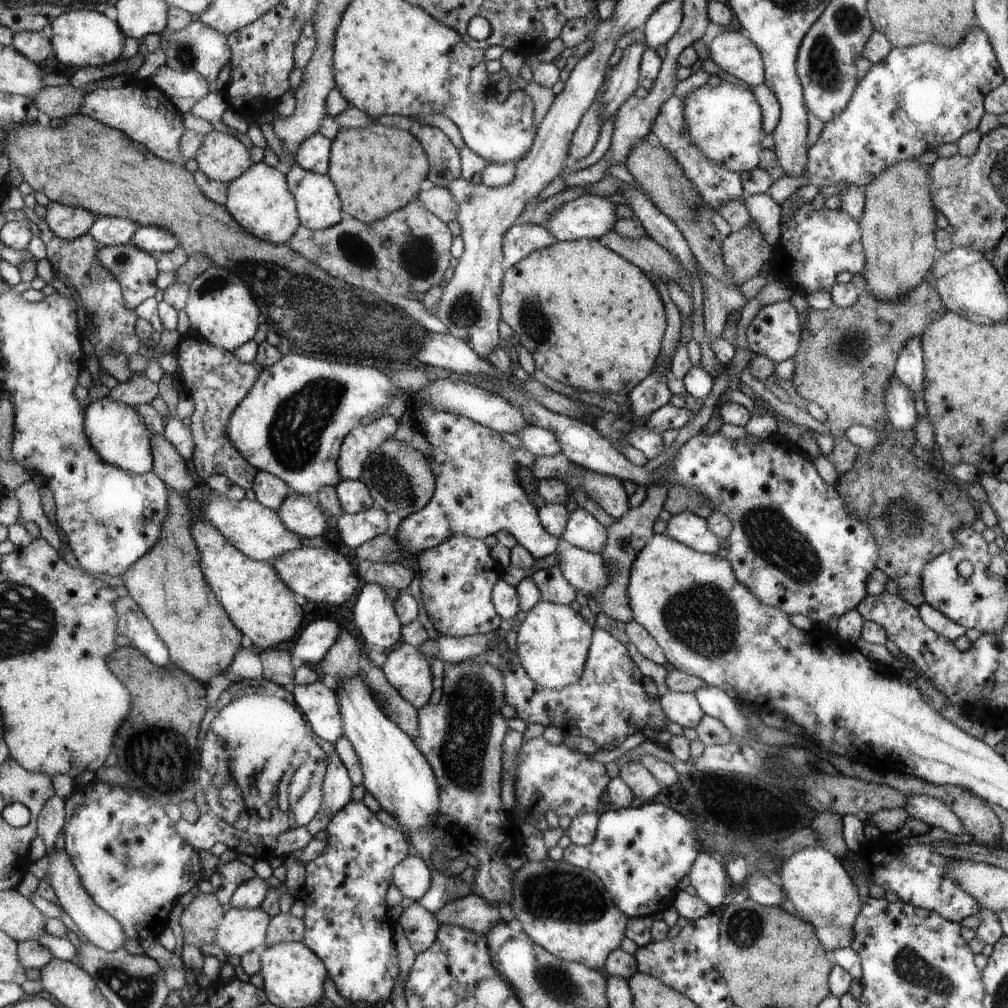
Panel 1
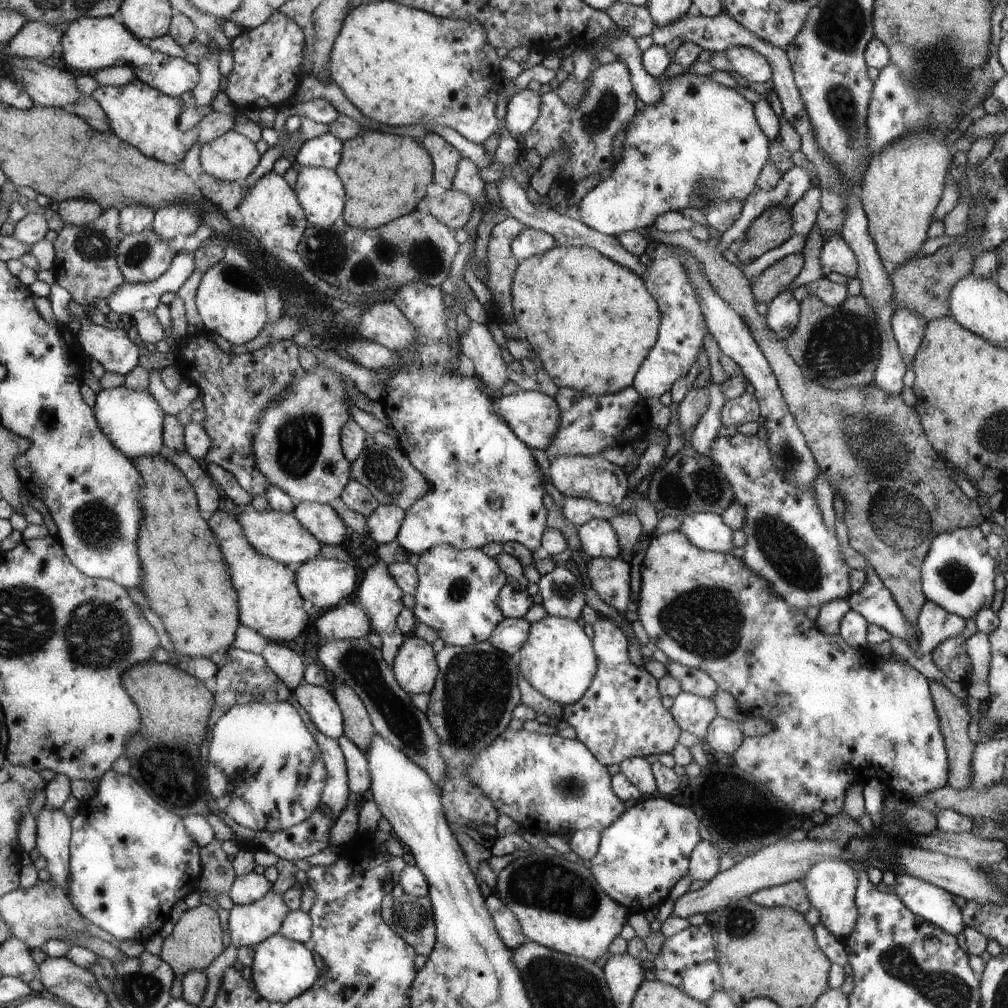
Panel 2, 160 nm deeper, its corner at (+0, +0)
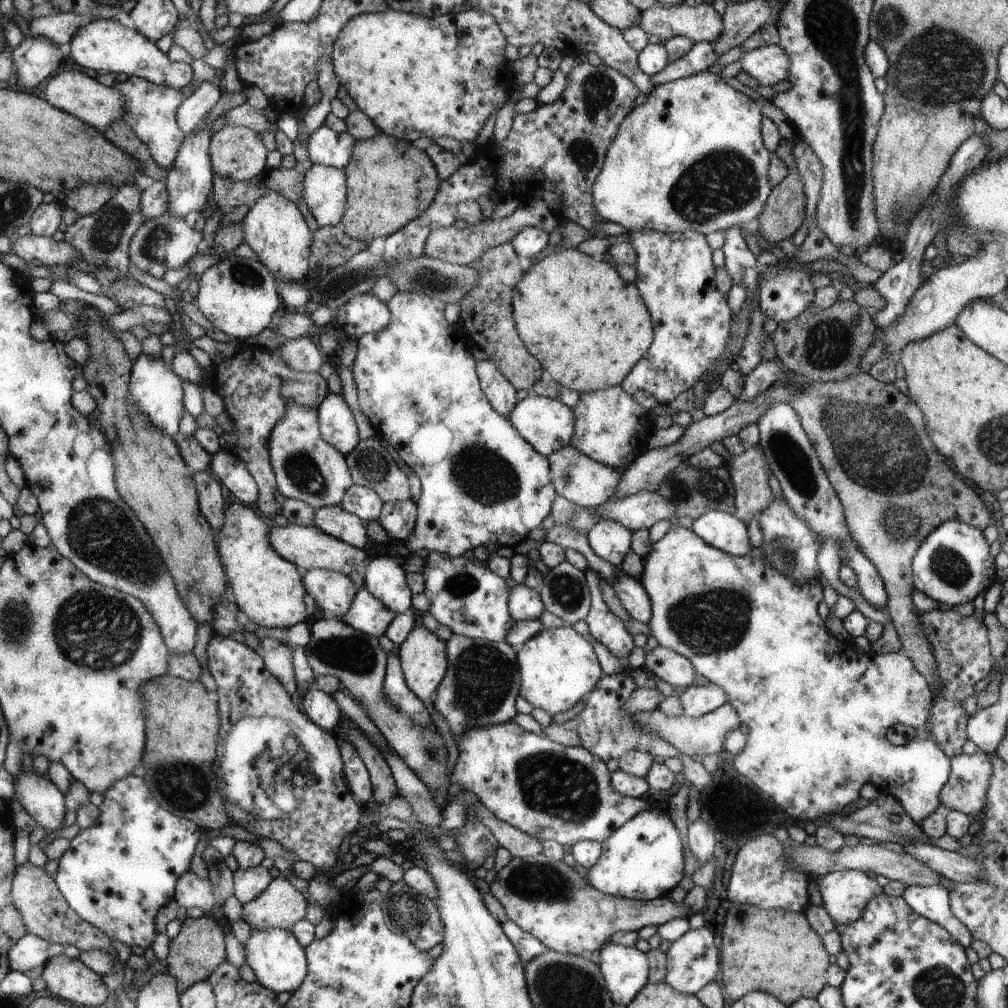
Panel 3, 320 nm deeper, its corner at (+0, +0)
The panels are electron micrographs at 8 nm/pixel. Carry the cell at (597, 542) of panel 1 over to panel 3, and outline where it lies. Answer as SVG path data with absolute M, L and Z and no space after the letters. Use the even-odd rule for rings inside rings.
M600 519L588 532L589 547L602 560L620 568L625 556L632 550L633 530L620 521Z

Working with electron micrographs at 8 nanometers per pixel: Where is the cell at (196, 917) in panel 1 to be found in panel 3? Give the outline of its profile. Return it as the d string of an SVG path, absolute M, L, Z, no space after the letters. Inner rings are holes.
M209 915L194 919L186 917L182 921L180 932L169 940L169 955L166 960L168 972L176 979L181 995L187 988L200 981L206 981L211 974L226 960L226 942L223 929L218 920Z

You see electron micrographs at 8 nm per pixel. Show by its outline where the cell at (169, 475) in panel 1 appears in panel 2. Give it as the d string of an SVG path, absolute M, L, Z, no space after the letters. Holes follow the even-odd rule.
M165 451L165 455L191 481L195 495L198 497L199 511L209 521L210 517L218 510L218 502L220 502L214 479L208 474L204 464L188 453L168 453Z

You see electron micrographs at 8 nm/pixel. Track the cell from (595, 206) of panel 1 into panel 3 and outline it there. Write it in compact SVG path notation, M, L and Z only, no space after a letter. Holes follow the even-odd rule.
M709 71L658 85L648 95L646 104L636 105L635 110L622 121L622 126L620 126L615 140L608 147L607 156L603 162L603 170L595 180L594 190L592 191L595 207L599 209L599 215L605 222L621 224L628 232L646 229L661 233L687 233L693 230L703 235L715 230L727 231L733 226L742 227L755 218L759 218L763 214L771 192L774 190L770 181L770 164L773 154L768 150L766 142L763 140L762 114L760 114L760 107L755 101L749 95L726 84L720 74L714 74Z

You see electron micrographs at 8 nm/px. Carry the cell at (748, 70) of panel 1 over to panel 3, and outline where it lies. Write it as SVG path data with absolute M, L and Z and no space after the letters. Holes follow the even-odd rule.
M778 44L746 51L740 60L741 70L756 78L761 85L774 86L790 75L791 59Z

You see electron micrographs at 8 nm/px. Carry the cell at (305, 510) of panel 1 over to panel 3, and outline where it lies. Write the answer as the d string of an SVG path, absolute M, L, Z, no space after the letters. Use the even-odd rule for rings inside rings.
M339 505L315 509L313 526L361 549L365 549L366 544L370 543L365 521L355 514L346 512Z

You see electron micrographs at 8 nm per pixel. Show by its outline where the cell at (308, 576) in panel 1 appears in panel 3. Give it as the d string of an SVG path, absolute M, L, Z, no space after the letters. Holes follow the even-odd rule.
M310 569L305 571L303 581L312 596L312 604L334 612L336 617L348 612L357 593L352 580L336 571Z

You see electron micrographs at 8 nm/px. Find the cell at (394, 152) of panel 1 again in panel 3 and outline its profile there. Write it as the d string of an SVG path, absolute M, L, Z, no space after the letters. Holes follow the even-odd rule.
M382 132L369 139L355 139L354 155L344 170L347 173L347 206L340 225L349 237L366 244L374 239L387 239L402 230L404 225L428 210L439 192L438 169L431 157L415 148L412 143Z

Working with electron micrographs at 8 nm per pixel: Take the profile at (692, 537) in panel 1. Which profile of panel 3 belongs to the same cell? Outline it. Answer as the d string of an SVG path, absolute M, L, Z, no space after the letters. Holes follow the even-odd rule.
M710 511L695 519L691 529L709 545L734 556L750 555L752 550L748 526L736 515Z

